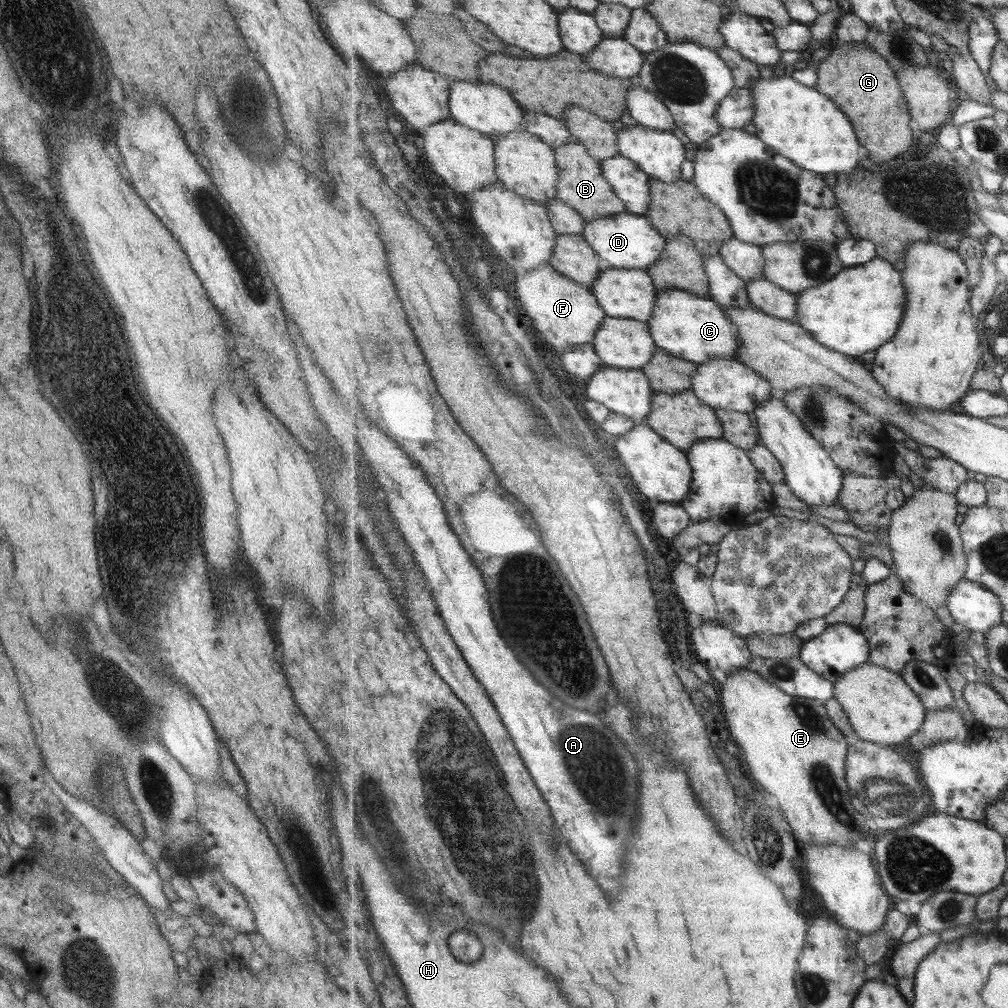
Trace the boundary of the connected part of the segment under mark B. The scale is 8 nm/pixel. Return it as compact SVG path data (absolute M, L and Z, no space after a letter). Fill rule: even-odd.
M572 139L567 144L554 148L554 151L559 169L556 186L558 199L578 210L587 222L627 212L626 204L618 197L610 181L606 179L602 165L591 156L586 145Z

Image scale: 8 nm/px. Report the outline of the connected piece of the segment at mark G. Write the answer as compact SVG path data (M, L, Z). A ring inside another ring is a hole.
M841 41L837 45L817 66L818 80L815 87L831 100L839 102L839 108L847 112L849 120L855 124L859 142L869 150L868 156L875 164L895 160L915 142L910 106L896 70L865 43L856 45Z

